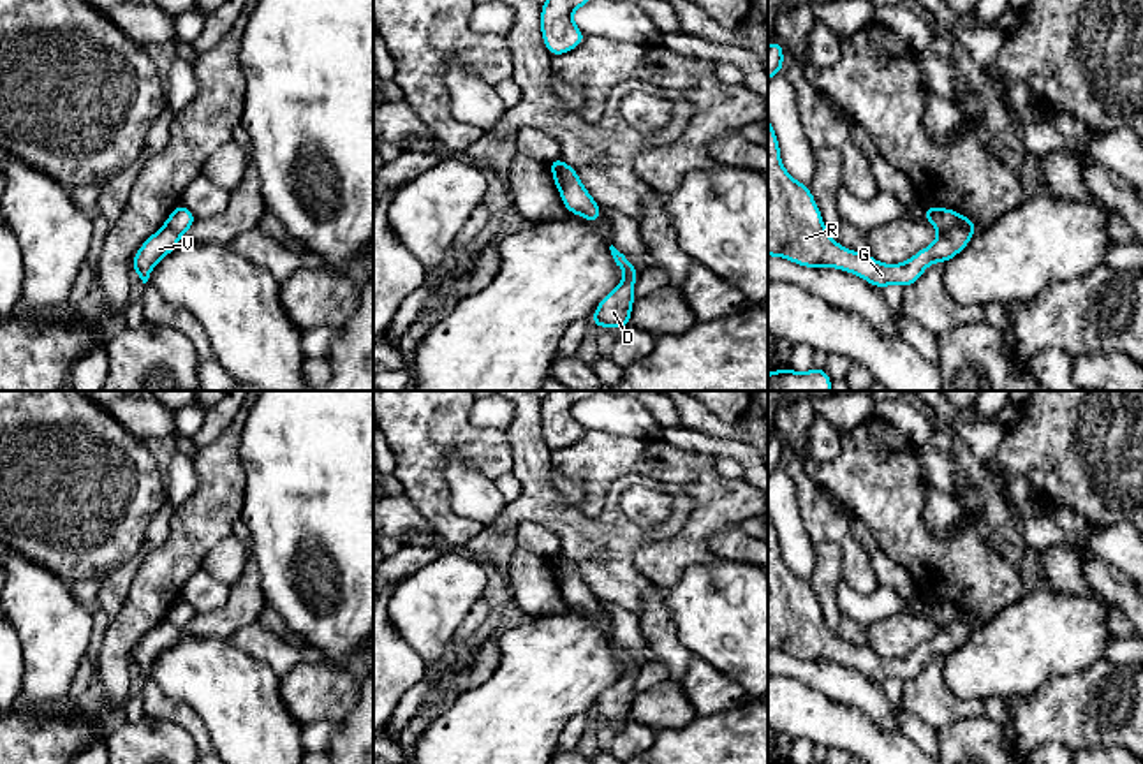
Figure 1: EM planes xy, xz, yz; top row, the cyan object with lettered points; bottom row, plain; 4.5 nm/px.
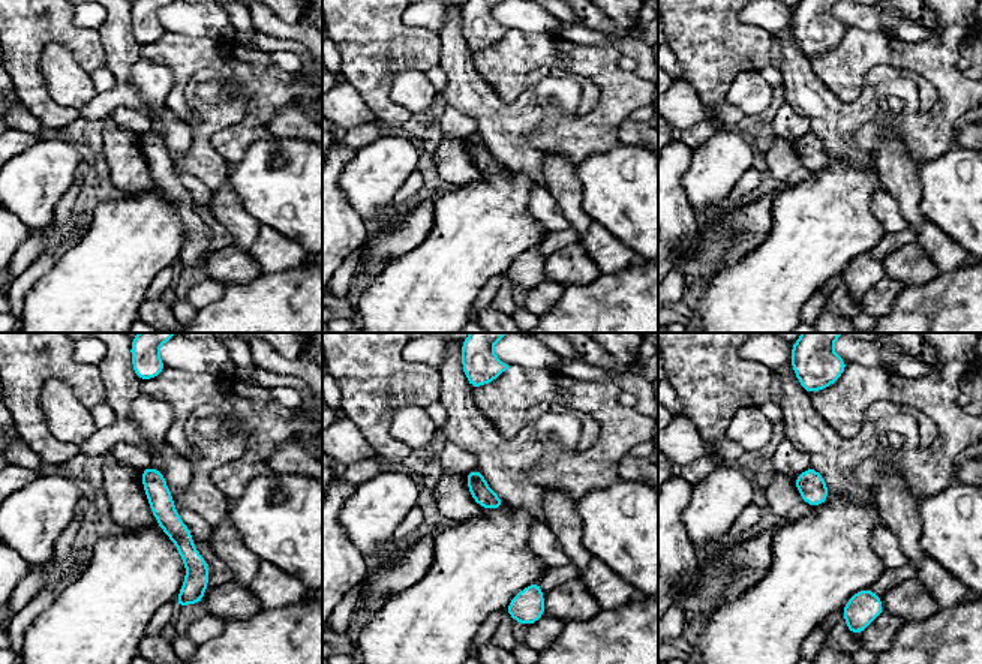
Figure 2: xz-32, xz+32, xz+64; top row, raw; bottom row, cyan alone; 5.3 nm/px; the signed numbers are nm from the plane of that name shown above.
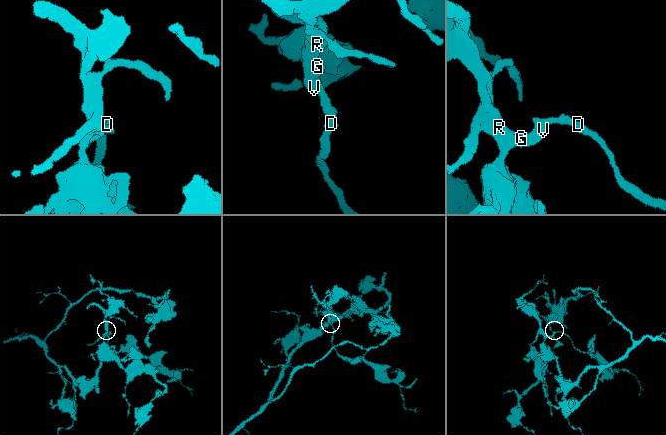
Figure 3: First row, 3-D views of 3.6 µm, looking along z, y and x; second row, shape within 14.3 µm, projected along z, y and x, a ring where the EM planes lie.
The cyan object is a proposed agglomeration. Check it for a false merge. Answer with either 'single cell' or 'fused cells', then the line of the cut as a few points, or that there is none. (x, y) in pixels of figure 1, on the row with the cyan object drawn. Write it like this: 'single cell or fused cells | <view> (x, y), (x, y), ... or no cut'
fused cells | xz (555, 159), (562, 183), (560, 192)

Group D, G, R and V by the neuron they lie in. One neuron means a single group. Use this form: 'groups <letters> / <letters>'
groups D / G R V

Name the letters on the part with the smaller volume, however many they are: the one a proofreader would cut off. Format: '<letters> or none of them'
D

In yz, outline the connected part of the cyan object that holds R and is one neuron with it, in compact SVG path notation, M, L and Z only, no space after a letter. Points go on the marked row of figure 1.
M768 116L768 255L784 257L801 268L835 268L858 275L870 285L884 289L900 283L912 287L933 262L946 264L967 248L972 234L953 227L900 264L884 264L872 255L837 243L815 204L810 187L794 180L780 158L777 132Z

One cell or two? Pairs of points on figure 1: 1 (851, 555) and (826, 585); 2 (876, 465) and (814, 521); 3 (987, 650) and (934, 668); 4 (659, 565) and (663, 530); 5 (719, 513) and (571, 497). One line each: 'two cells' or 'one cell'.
1: two cells
2: two cells
3: two cells
4: two cells
5: two cells

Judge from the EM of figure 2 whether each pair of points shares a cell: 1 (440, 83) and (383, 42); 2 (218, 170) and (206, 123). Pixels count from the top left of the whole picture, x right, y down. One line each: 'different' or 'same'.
1: different
2: same

